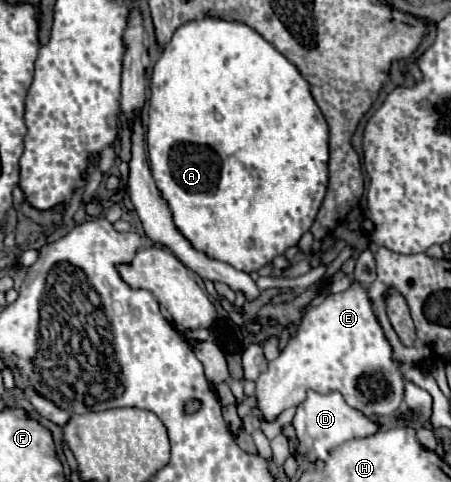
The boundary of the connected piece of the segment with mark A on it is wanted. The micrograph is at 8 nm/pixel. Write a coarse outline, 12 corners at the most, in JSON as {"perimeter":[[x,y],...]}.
{"perimeter":[[243,22],[177,28],[149,168],[177,230],[257,272],[311,228],[329,130]]}

